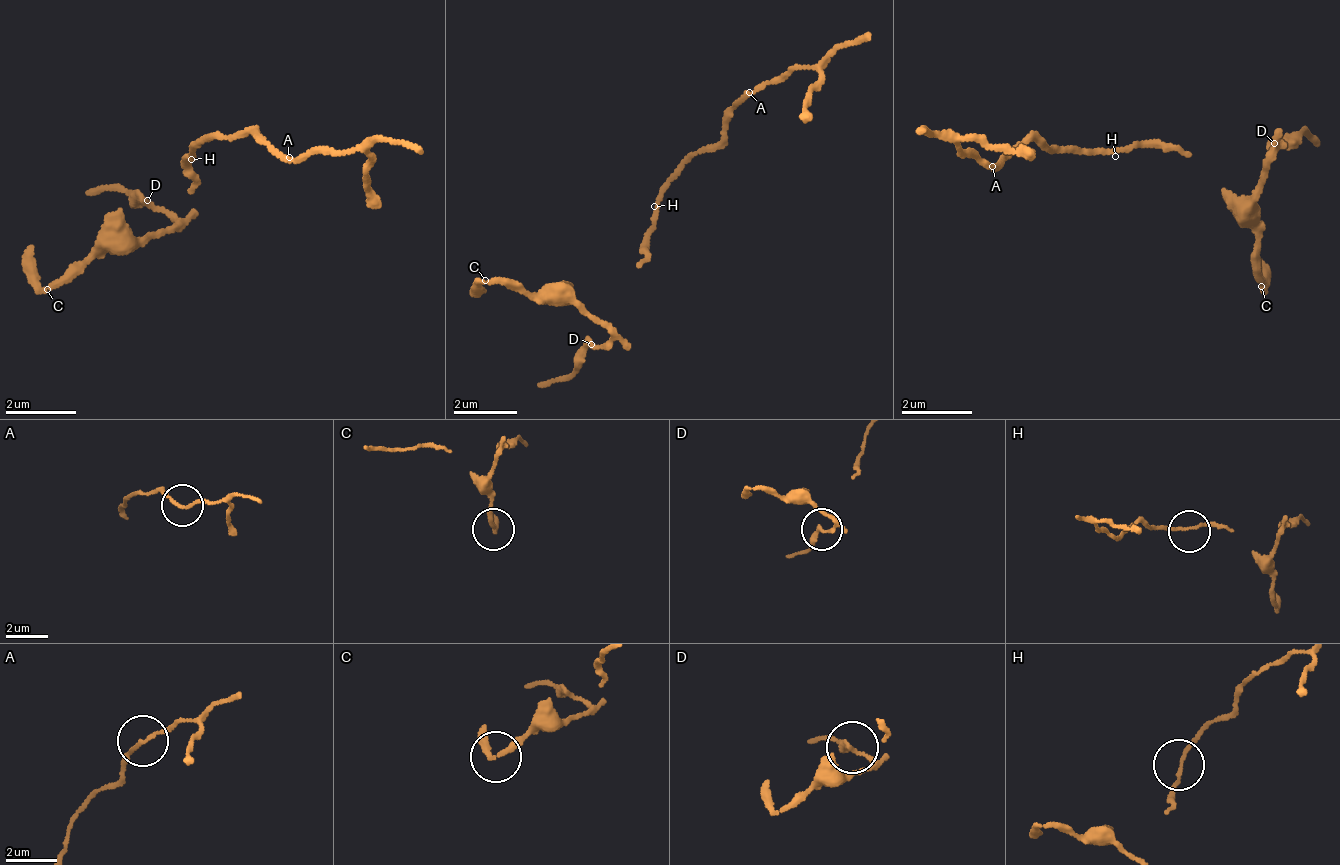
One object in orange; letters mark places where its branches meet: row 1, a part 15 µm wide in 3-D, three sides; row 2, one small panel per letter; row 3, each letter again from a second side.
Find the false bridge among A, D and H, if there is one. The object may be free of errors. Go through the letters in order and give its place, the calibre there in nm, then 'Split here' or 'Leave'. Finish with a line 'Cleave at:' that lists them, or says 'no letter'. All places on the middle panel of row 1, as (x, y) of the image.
A: Place: (749, 92). Thickness 130 nm. Leave
D: Place: (591, 344). Thickness 240 nm. Split here
H: Place: (654, 206). Thickness 130 nm. Leave
Cleave at: D

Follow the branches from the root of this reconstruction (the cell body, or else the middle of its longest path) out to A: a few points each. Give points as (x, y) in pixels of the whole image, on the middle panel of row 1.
A: (656, 210), (656, 203), (690, 156), (706, 155), (748, 92)

